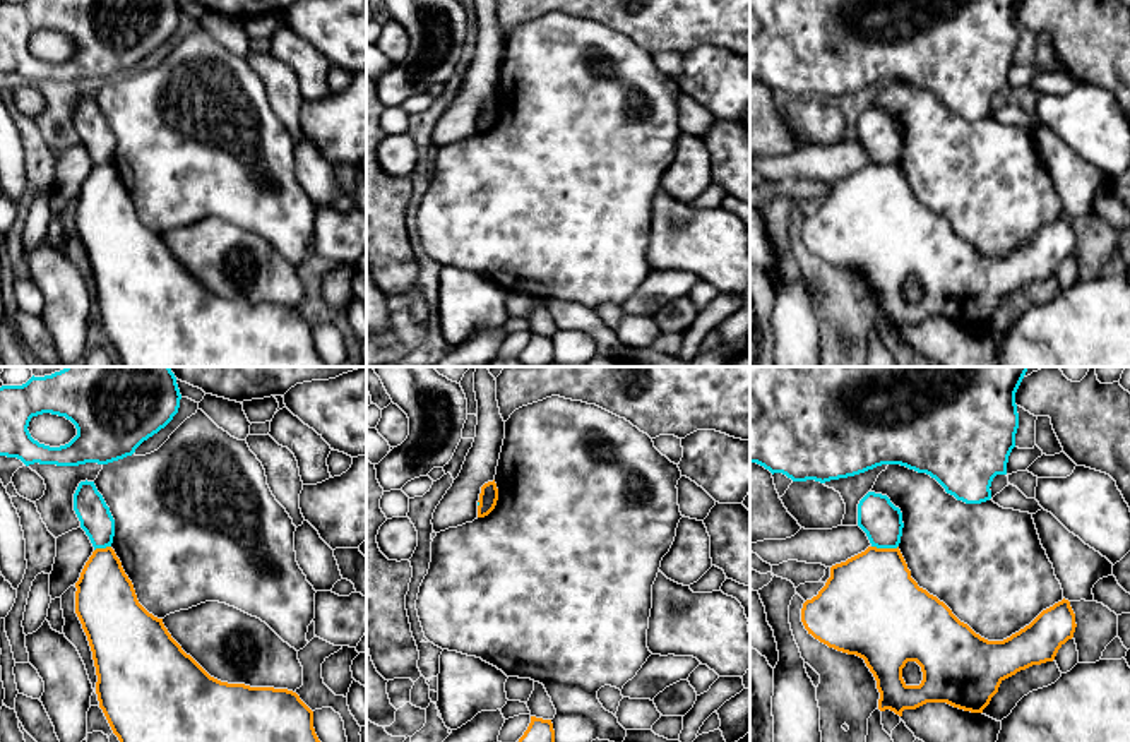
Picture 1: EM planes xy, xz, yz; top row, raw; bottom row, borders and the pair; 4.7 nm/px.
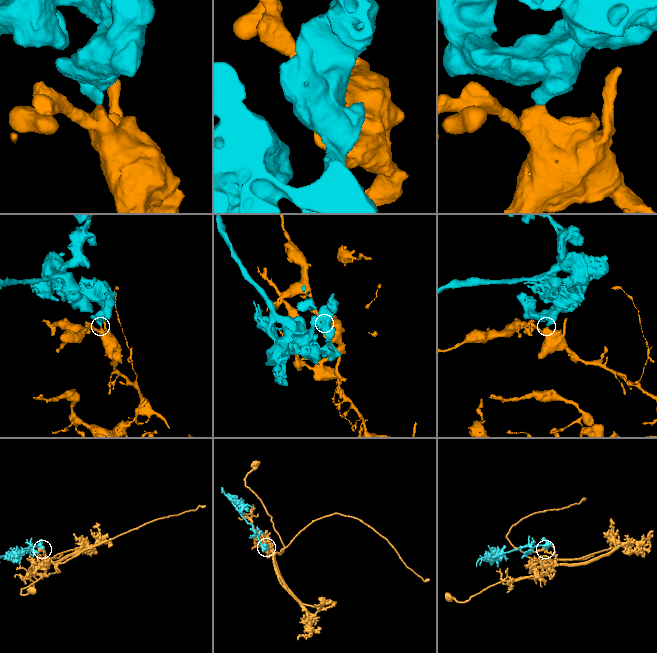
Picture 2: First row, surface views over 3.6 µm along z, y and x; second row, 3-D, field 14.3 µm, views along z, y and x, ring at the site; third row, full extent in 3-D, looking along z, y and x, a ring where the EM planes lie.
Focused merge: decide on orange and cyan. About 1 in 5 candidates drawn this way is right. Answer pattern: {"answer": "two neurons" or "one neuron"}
{"answer": "two neurons"}

